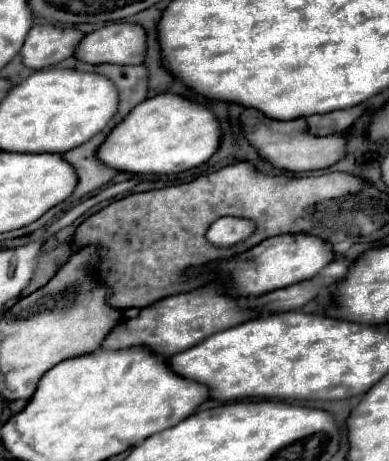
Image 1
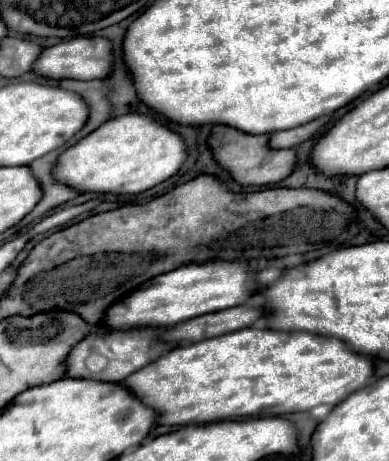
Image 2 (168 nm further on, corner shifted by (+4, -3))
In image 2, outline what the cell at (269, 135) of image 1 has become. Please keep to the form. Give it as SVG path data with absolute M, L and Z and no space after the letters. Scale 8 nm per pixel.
M215 125L211 129L207 145L213 151L215 161L231 173L233 181L247 187L247 185L277 183L293 171L295 151L293 149L269 149L267 141L269 141L269 135L247 135L247 133L241 133L241 131L233 129L233 127Z

